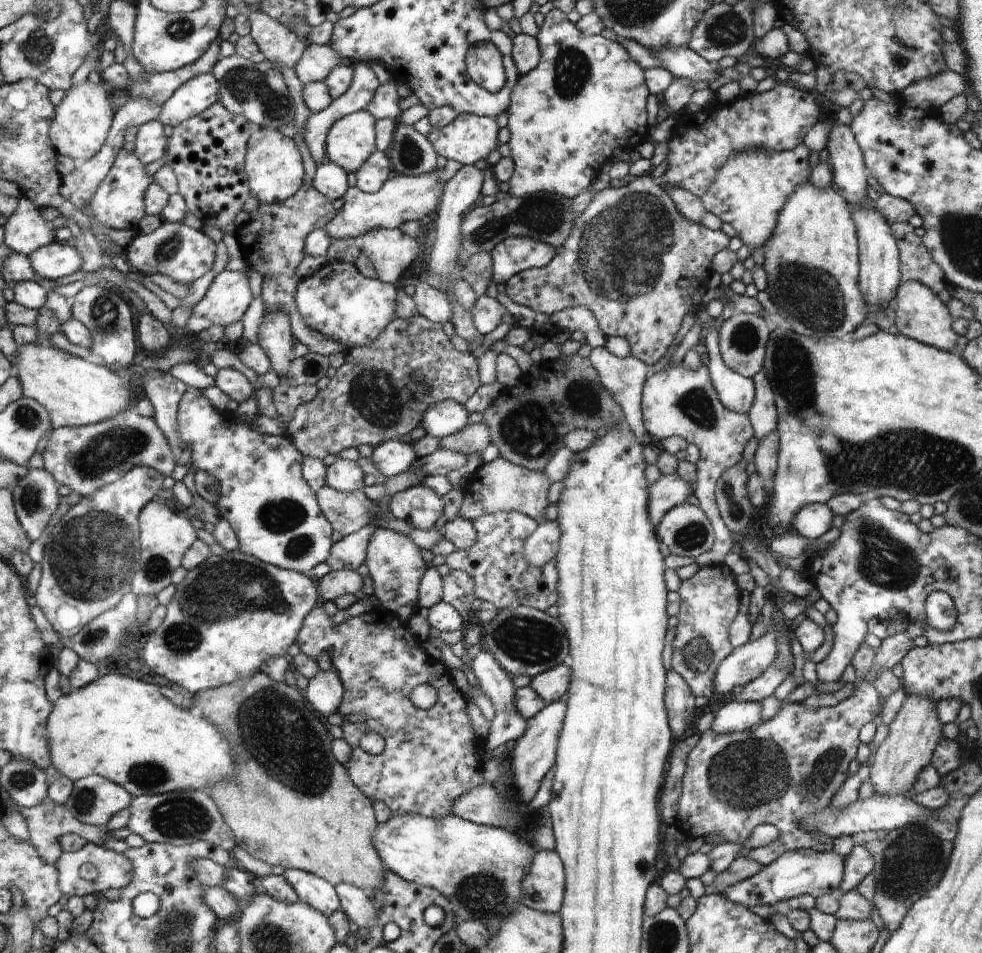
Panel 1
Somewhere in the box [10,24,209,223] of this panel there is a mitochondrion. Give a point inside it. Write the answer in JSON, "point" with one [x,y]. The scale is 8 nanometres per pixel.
{"point":[37,49]}

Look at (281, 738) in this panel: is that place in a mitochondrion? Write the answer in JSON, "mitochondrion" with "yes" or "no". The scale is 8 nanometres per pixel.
{"mitochondrion":"yes"}

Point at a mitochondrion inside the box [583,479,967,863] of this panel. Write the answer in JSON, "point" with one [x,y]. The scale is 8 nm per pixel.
{"point":[743,774]}

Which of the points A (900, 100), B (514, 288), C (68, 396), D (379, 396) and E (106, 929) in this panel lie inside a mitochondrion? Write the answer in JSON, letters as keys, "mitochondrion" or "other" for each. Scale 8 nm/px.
{"A":"other","B":"mitochondrion","C":"other","D":"mitochondrion","E":"other"}

